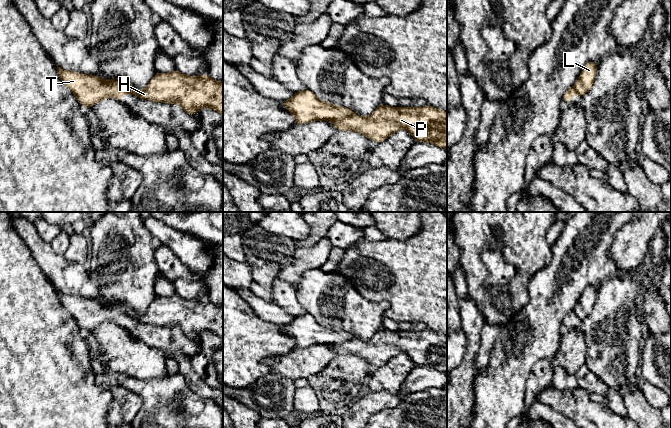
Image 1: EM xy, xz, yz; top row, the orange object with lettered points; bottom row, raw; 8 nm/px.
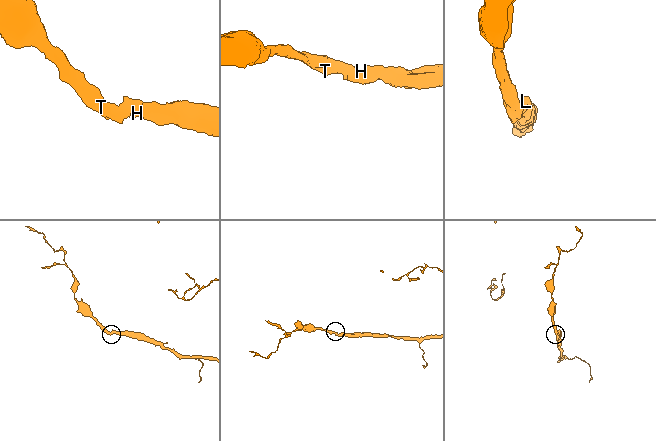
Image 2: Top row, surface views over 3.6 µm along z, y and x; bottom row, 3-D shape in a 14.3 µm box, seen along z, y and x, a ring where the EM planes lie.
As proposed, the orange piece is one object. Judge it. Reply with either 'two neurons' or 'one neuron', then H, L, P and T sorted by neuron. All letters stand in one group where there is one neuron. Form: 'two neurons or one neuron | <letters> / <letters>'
two neurons | H L P / T

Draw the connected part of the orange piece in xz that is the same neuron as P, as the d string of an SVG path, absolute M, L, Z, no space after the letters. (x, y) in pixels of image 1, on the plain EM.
M430 329L424 331L378 330L368 341L353 339L333 344L338 355L361 357L376 367L400 353L406 353L417 366L427 366L447 373L447 336Z

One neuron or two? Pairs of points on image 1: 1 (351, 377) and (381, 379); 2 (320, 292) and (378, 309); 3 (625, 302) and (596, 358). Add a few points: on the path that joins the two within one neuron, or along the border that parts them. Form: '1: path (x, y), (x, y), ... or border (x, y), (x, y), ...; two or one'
1: border (369, 376), (366, 381); two
2: path (334, 296), (349, 309), (364, 309); one
3: path (616, 316), (615, 339), (610, 344); one

